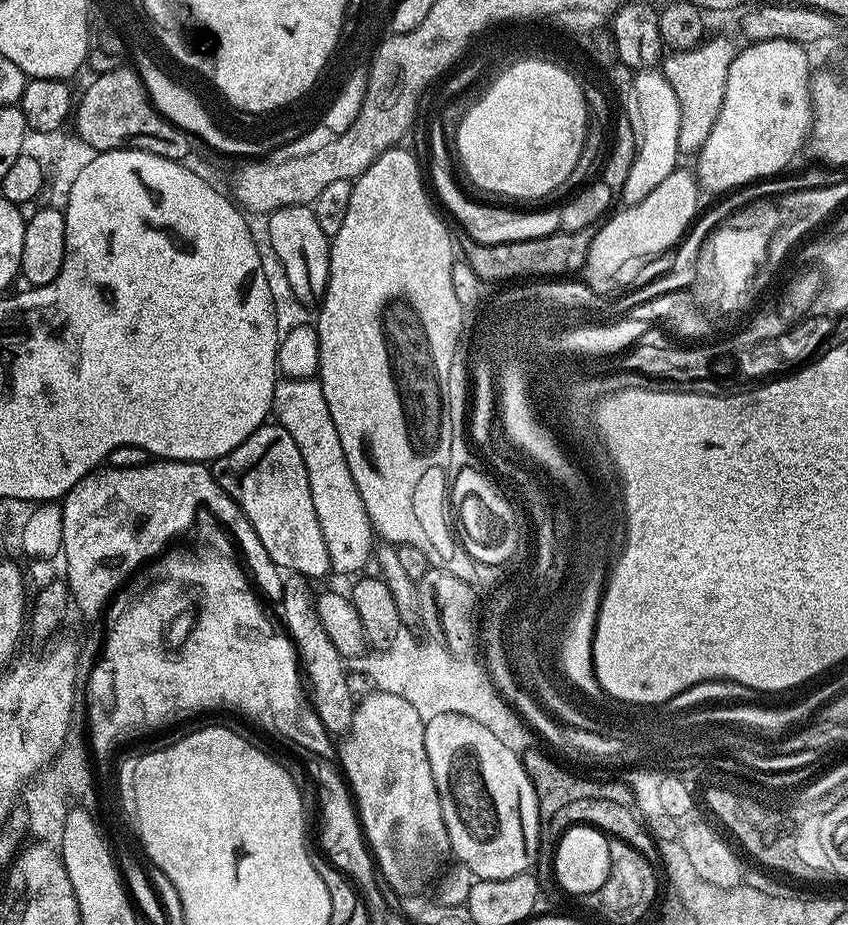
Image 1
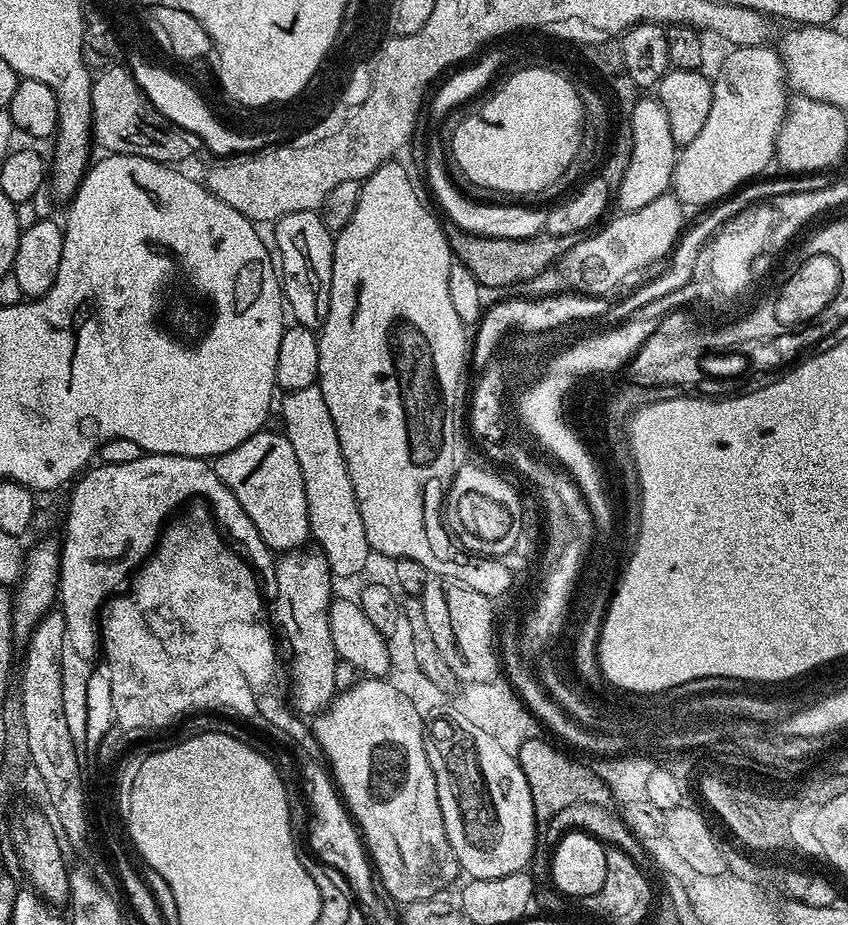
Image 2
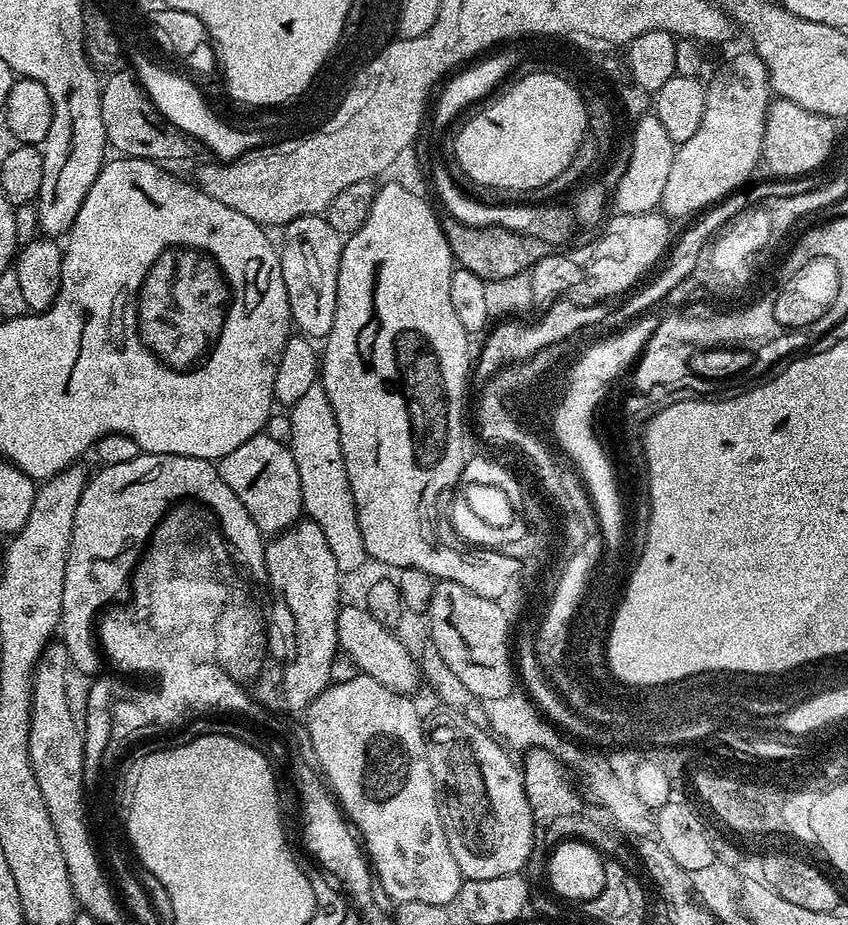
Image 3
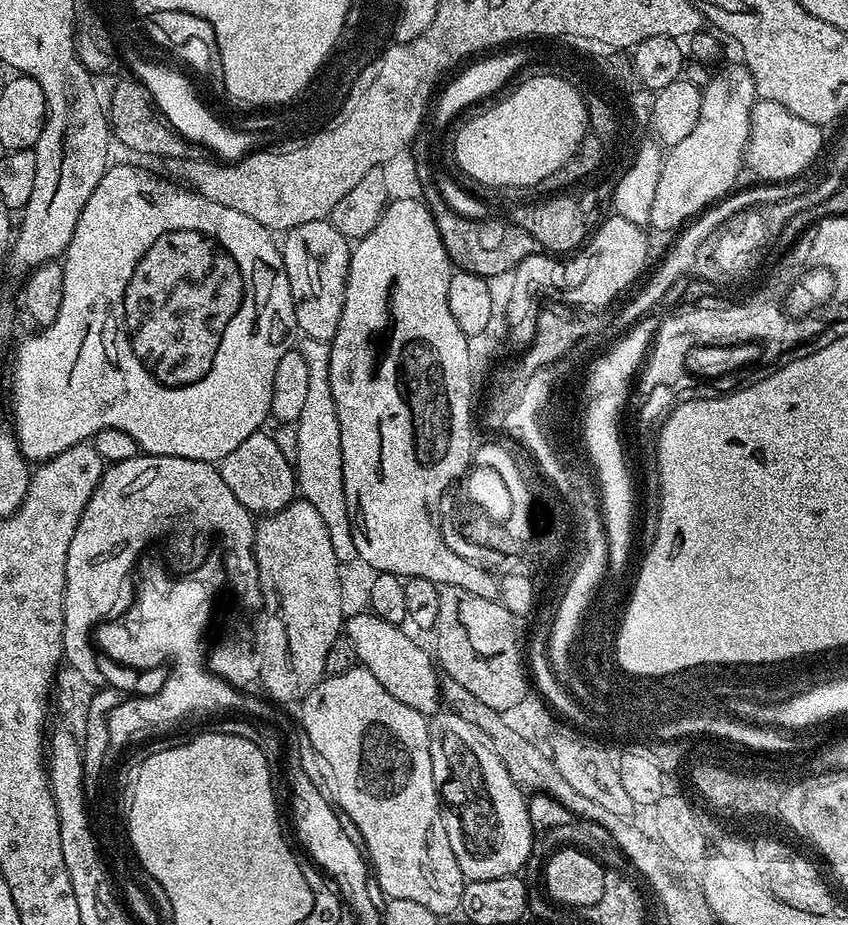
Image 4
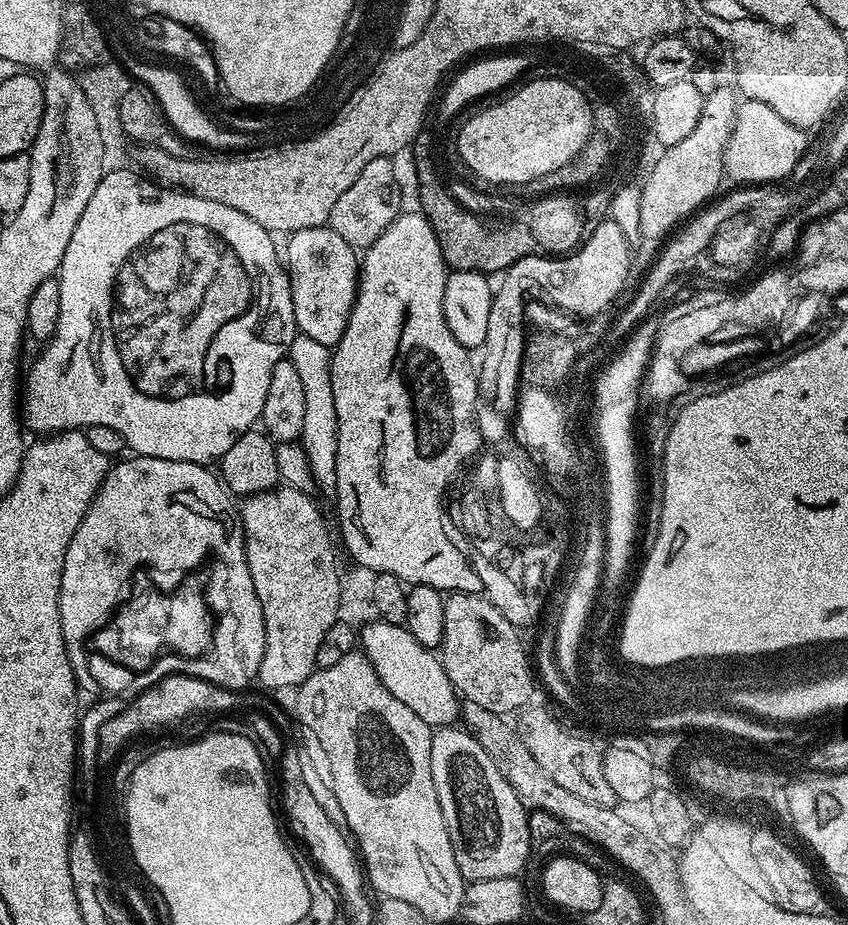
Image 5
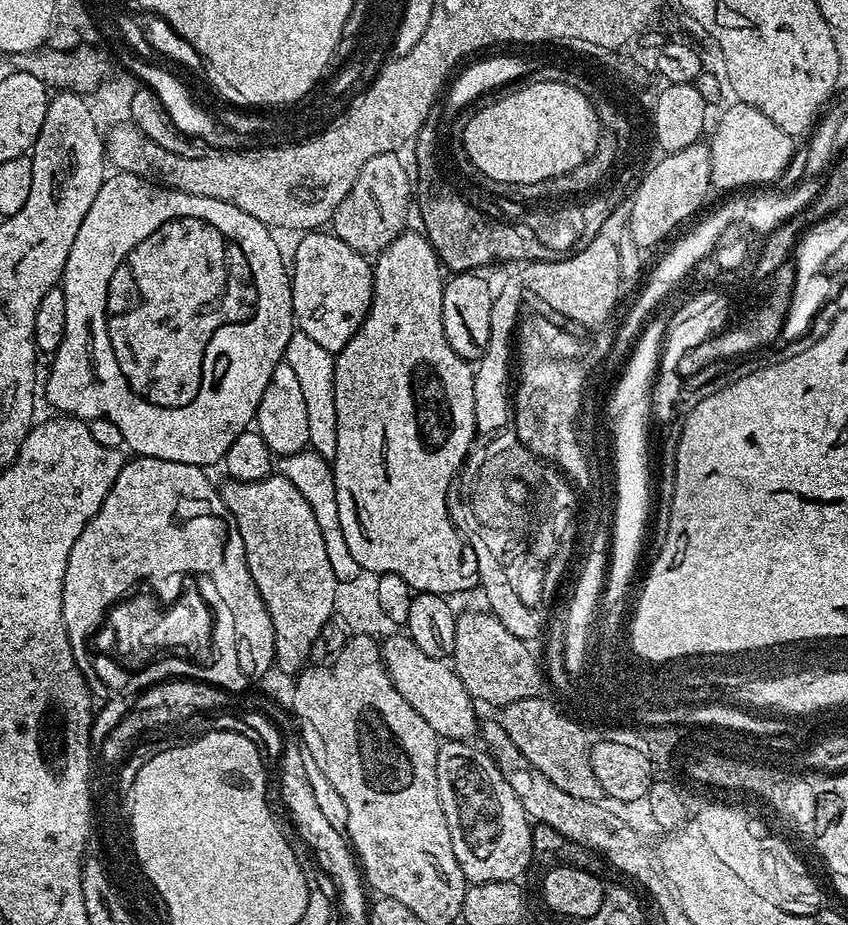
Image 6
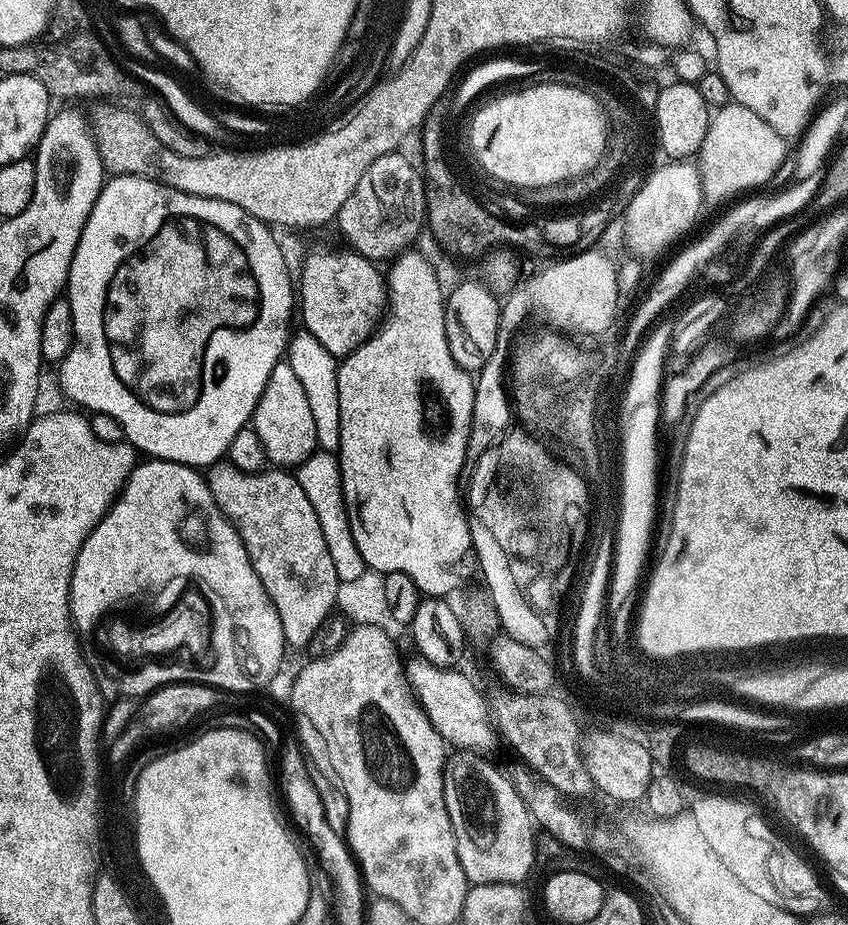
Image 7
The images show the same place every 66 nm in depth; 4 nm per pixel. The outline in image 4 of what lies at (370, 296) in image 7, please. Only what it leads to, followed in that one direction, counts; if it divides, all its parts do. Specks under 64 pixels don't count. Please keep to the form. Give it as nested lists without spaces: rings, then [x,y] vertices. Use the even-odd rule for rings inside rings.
[[[328,220],[302,222],[302,226],[294,226],[283,233],[282,255],[292,291],[297,329],[304,336],[331,342],[342,318],[348,263],[352,257],[350,242]]]

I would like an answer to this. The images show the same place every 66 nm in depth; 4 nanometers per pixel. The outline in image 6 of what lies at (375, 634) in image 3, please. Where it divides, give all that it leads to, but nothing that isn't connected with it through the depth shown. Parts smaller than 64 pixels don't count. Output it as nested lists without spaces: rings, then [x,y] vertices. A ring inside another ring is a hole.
[[[407,634],[387,637],[383,641],[382,651],[384,665],[387,666],[396,689],[406,698],[406,702],[410,702],[410,706],[414,706],[414,710],[418,710],[418,714],[422,714],[422,718],[426,718],[426,722],[436,732],[437,737],[445,741],[468,742],[473,739],[472,735],[474,737],[477,735],[477,705],[458,678],[455,668],[449,666],[443,659],[418,650]]]

